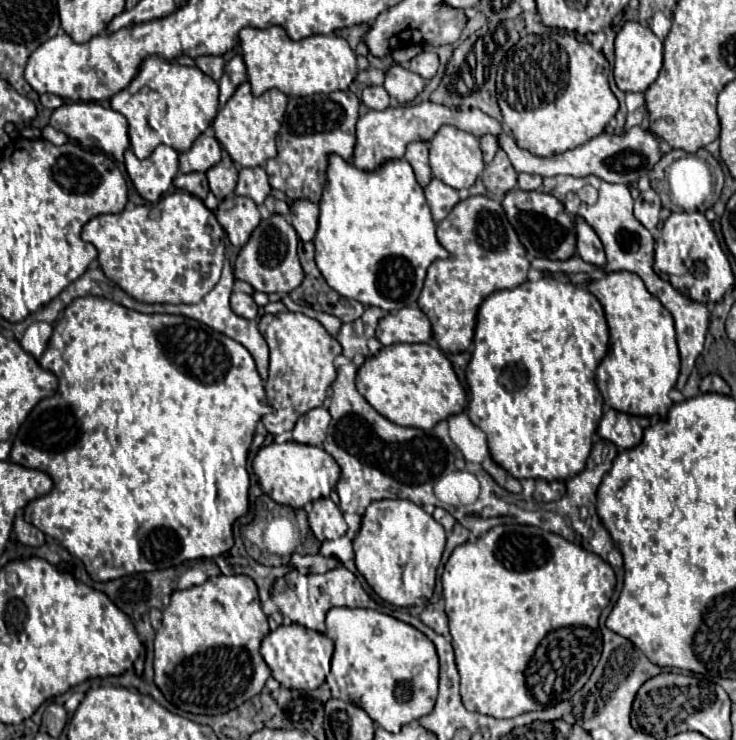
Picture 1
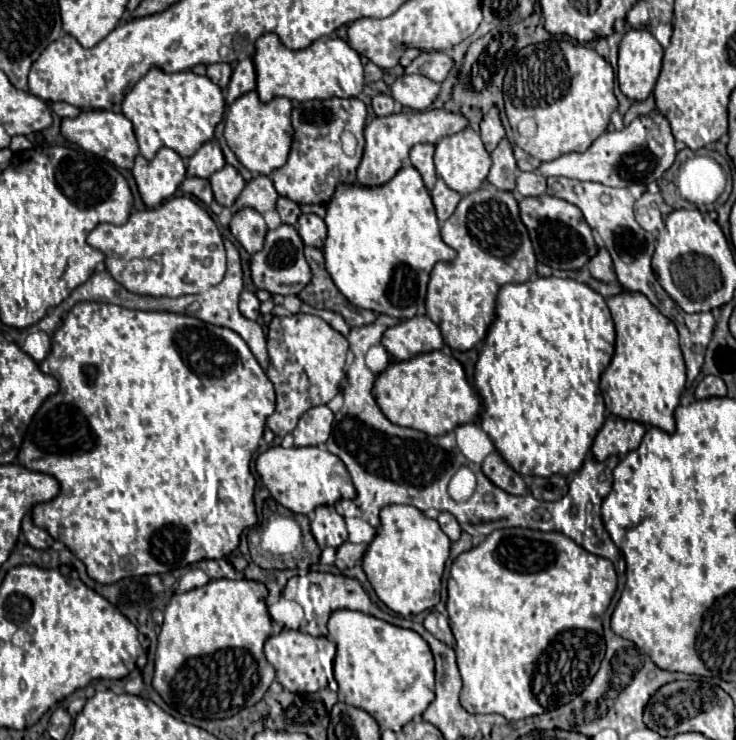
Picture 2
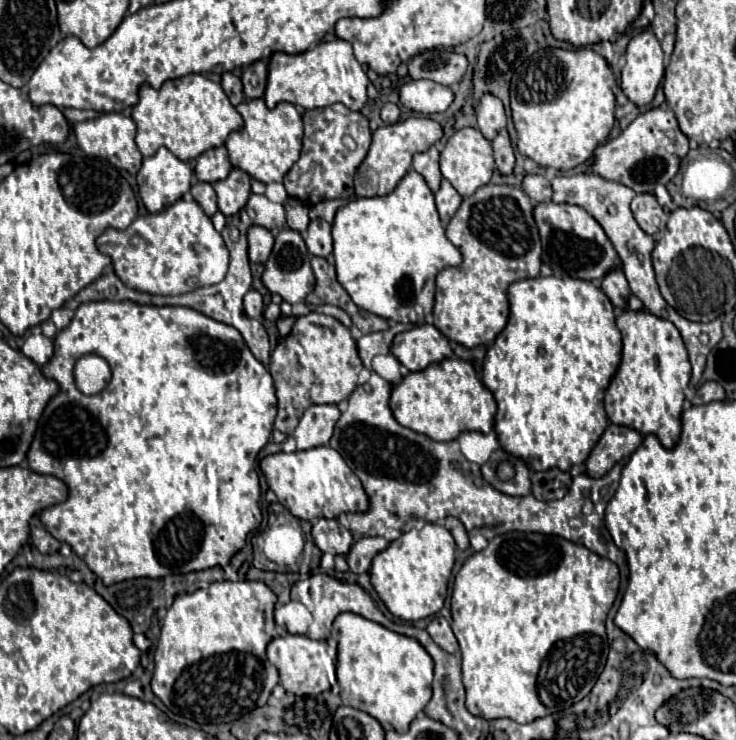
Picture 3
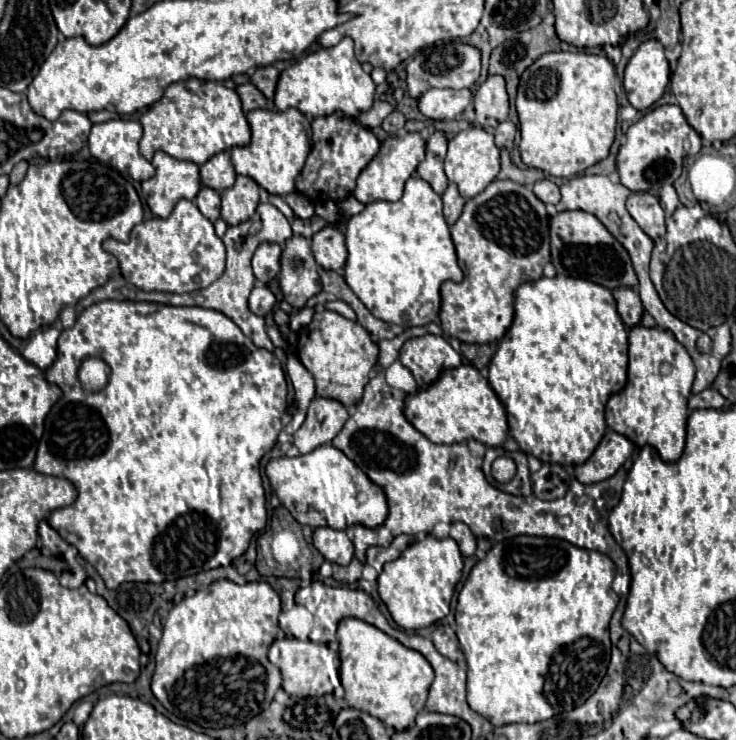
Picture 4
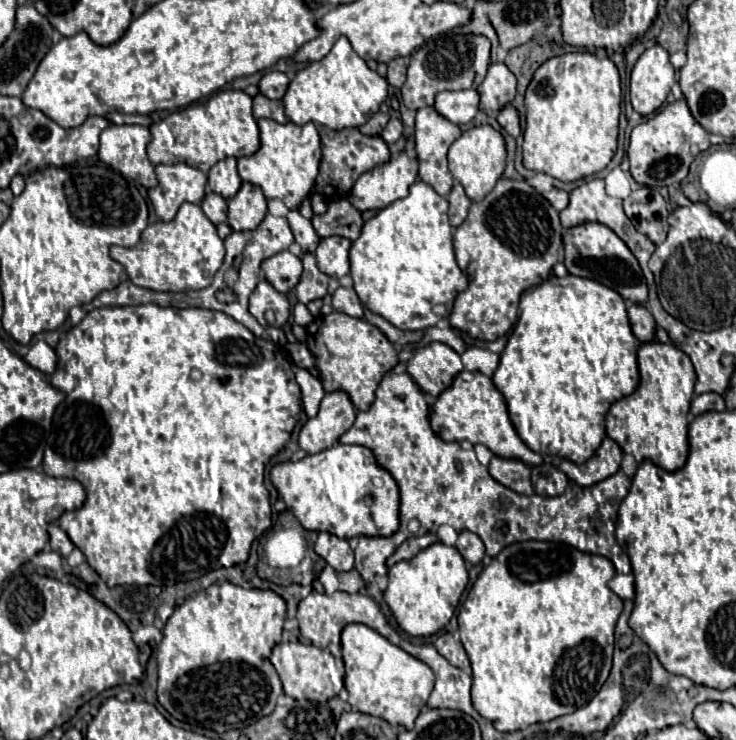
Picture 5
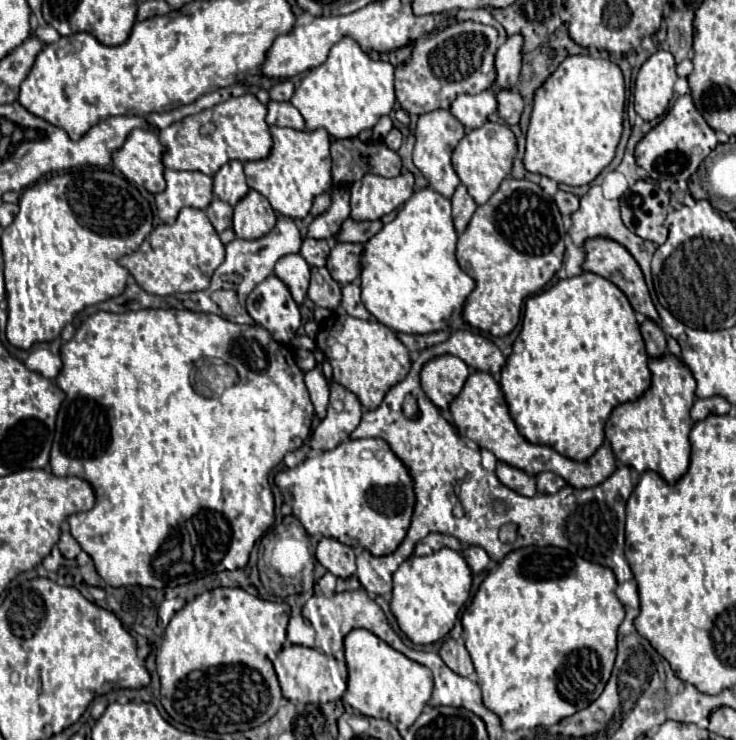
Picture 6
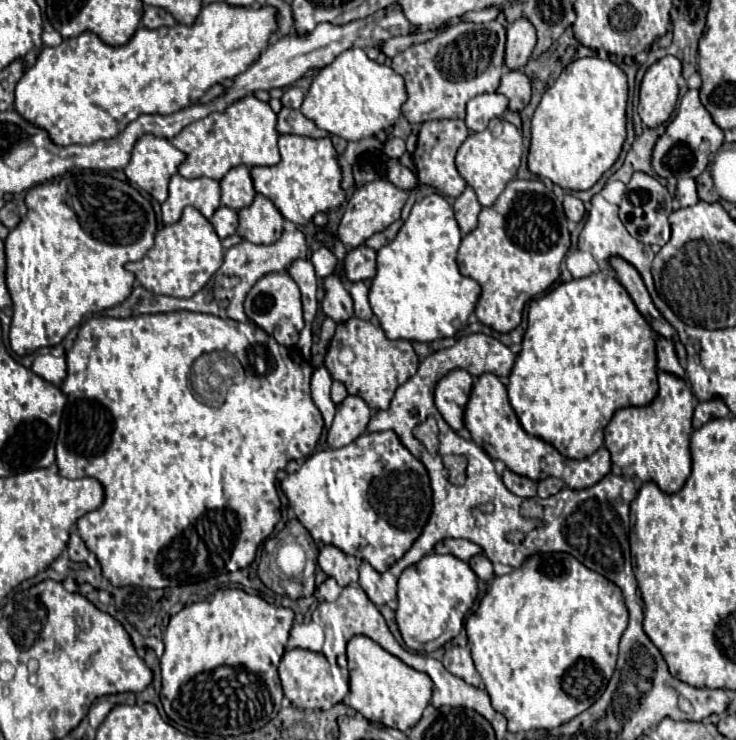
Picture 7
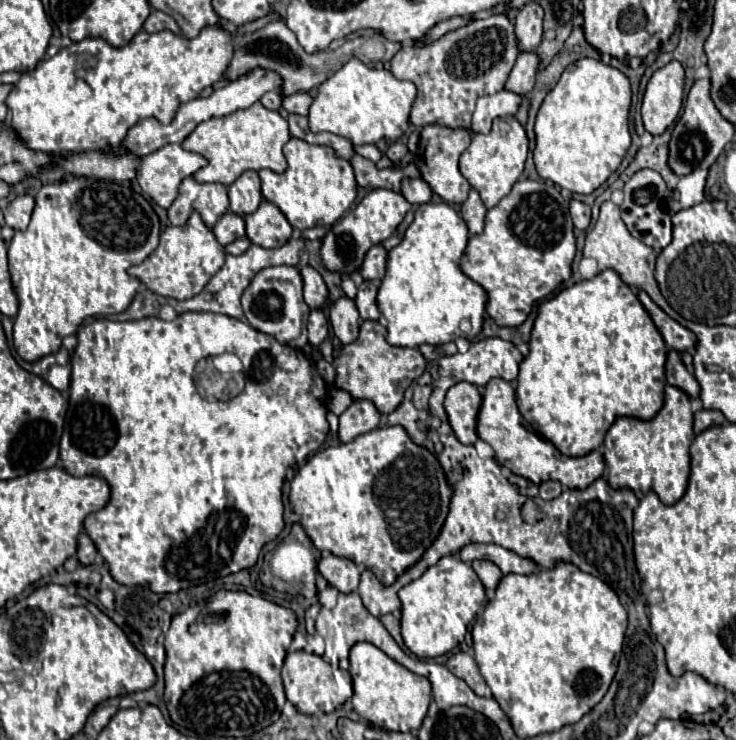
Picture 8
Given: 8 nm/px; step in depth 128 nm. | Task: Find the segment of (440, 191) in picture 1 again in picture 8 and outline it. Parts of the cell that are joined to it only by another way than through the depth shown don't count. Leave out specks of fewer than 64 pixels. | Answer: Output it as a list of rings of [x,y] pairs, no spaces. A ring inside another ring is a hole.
[[[470,190],[468,200],[466,200],[466,202],[462,204],[462,208],[460,208],[460,214],[462,214],[462,218],[466,220],[468,230],[470,230],[472,236],[484,232],[484,218],[486,218],[486,212],[488,212],[488,210],[486,210],[486,206],[482,204],[480,194],[478,194],[476,190]]]

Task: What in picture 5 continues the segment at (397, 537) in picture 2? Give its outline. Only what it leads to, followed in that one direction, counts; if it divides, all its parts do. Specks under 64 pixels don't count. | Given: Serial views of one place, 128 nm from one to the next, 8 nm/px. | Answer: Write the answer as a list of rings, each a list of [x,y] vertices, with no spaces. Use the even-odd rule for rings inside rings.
[[[438,542],[416,554],[410,562],[398,562],[388,570],[384,600],[404,632],[410,636],[432,636],[450,622],[466,586],[468,570],[464,558],[454,546]]]

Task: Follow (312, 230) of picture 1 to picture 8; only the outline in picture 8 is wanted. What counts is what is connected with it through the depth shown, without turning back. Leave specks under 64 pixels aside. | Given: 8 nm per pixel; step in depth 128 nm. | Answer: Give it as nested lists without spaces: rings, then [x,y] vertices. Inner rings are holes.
[[[374,246],[372,250],[368,250],[360,274],[364,276],[364,280],[382,280],[386,274],[386,264],[388,264],[388,250],[384,246]]]

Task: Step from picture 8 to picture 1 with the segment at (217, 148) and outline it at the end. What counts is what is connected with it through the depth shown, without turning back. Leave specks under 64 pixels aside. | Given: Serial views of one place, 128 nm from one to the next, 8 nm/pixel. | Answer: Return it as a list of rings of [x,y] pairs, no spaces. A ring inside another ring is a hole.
[[[146,58],[128,90],[110,100],[110,108],[126,116],[130,148],[138,158],[148,158],[160,144],[186,152],[218,114],[218,84],[198,68]]]

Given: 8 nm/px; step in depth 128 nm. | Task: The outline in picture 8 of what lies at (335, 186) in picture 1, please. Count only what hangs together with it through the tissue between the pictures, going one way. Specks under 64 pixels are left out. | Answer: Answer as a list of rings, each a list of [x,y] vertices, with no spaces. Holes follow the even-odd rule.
[[[428,202],[416,210],[404,240],[388,254],[386,276],[378,290],[378,308],[388,320],[388,344],[442,346],[460,337],[472,340],[482,332],[488,294],[460,270],[466,244],[468,226],[452,206]]]

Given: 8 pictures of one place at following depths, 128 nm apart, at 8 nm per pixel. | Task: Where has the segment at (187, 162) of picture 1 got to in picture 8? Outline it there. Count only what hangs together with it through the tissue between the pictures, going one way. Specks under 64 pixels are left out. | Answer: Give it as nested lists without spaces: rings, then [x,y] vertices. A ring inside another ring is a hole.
[[[248,170],[244,172],[234,184],[228,186],[228,198],[230,198],[230,208],[238,216],[248,216],[258,210],[262,198],[262,182],[258,172]]]

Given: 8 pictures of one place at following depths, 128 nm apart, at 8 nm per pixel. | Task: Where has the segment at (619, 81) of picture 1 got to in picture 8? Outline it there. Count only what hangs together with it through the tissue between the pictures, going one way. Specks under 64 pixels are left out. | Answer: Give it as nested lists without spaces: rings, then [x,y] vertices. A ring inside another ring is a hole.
[[[674,60],[654,72],[644,92],[642,120],[652,136],[662,134],[670,124],[674,124],[682,108],[682,98],[684,68]]]

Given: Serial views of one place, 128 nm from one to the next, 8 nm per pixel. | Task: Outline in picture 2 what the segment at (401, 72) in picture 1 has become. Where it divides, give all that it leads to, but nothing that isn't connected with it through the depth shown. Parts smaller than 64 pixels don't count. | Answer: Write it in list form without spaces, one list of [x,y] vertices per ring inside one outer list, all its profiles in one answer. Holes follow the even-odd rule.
[[[404,74],[396,78],[396,82],[390,86],[392,98],[400,102],[404,108],[412,110],[428,110],[432,102],[440,94],[440,84],[432,82],[430,78],[424,78],[420,74]]]

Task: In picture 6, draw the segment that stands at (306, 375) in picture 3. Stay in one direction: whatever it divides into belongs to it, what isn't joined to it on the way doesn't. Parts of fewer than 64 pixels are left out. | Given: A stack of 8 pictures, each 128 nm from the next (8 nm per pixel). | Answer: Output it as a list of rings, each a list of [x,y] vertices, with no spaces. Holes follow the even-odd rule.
[[[338,308],[326,322],[322,322],[316,342],[328,354],[328,338],[346,346],[346,356],[342,360],[330,358],[334,370],[334,382],[342,384],[346,390],[354,392],[366,410],[374,410],[384,400],[384,394],[398,382],[402,382],[410,372],[410,352],[400,342],[396,332],[388,330],[376,320],[358,320]]]

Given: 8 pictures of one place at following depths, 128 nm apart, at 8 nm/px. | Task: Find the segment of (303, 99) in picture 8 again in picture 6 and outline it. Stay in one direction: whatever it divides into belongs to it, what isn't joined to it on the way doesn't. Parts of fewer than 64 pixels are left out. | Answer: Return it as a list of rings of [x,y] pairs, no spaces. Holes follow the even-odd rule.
[[[290,80],[274,84],[272,90],[270,90],[272,100],[278,100],[278,102],[288,102],[292,98],[292,94],[294,94],[294,84]]]

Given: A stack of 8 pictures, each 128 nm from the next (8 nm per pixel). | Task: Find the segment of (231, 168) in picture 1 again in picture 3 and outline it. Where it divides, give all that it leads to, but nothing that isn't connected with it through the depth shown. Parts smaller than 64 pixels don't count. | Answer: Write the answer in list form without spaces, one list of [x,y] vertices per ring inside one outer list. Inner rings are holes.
[[[234,168],[226,180],[214,184],[214,190],[218,194],[218,210],[228,218],[246,206],[252,194],[250,176],[244,170]]]

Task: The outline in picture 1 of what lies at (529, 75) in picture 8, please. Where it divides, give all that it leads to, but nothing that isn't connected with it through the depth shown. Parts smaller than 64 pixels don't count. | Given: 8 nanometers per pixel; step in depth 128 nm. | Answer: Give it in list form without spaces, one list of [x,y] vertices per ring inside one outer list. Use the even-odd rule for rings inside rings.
[[[498,150],[494,160],[490,164],[486,164],[484,174],[482,174],[482,182],[484,186],[496,196],[496,198],[504,198],[506,192],[516,188],[516,170],[514,166],[508,162],[508,156],[504,154],[504,150]]]

